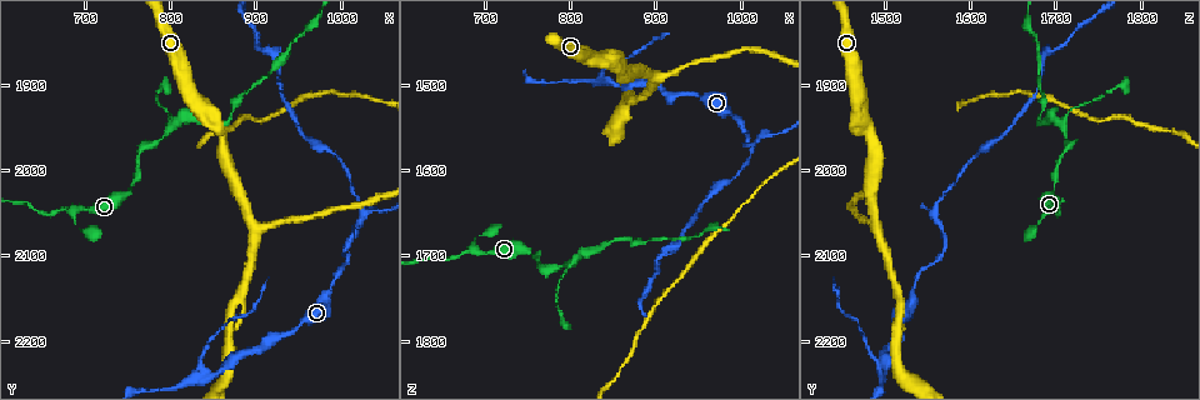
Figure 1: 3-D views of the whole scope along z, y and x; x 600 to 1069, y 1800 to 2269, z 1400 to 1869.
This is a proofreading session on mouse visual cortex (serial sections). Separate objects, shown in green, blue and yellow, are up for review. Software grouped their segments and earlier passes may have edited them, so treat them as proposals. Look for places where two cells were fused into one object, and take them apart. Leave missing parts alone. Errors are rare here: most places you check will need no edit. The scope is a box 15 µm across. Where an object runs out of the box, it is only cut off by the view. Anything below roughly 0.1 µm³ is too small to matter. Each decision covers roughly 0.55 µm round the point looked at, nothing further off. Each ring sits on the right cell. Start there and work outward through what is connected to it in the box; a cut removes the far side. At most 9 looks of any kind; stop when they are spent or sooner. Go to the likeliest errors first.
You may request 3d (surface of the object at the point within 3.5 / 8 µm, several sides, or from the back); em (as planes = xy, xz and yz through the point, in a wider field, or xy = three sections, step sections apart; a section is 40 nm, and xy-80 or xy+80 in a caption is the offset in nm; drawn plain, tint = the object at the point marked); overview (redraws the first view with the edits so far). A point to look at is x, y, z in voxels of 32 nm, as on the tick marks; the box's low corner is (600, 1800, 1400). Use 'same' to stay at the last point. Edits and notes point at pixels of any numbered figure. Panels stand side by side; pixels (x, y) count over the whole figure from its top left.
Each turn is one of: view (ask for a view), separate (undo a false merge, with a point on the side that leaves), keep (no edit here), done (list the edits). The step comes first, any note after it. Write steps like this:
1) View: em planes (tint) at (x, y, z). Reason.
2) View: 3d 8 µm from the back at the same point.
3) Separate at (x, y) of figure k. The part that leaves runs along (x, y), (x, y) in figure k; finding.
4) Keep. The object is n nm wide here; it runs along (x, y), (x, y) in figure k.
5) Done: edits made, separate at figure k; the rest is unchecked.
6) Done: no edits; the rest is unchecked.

View: 3d 8 µm at (680, 2045, 1690). Thin neck.

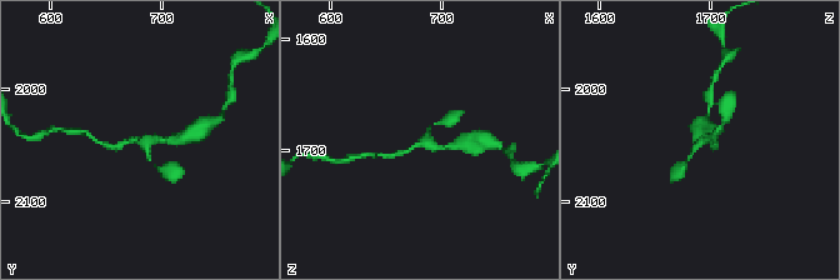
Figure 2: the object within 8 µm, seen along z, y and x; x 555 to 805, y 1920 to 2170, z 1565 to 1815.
View: 3d 3.5 µm at (682, 2046, 1692). Zoom in.

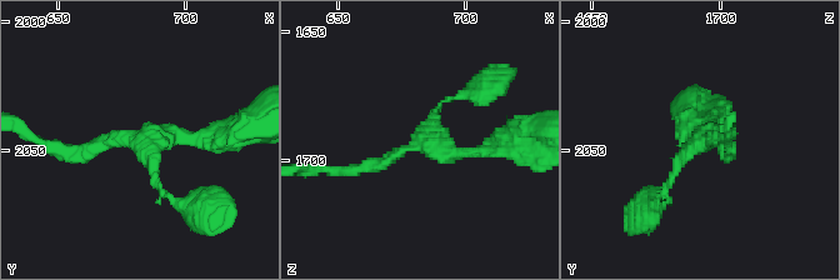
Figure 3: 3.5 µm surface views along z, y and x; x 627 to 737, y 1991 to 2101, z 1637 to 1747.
View: em xy step 3 (tint) at (684, 2046, 1693). 3 arms meet here; the arms are 100, 200, 200 nm wide.

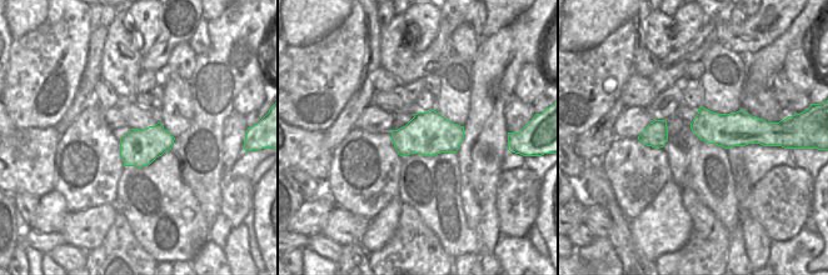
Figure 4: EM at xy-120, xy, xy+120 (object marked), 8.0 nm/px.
Keep. It runs along (705, 138), (676, 164), (654, 203) in figure 3; continuous, no second cell.

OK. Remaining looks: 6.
View: em xy step 5 (tint) at (1025, 2045, 1560). Three-way junction.

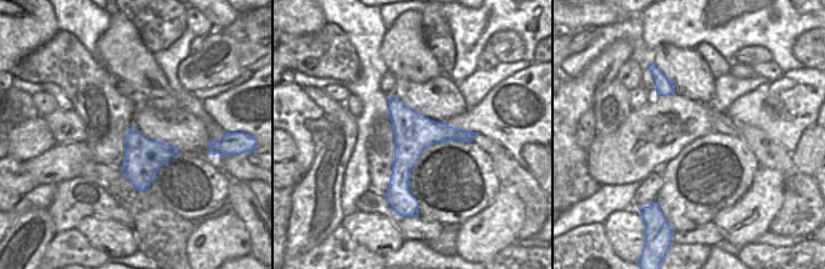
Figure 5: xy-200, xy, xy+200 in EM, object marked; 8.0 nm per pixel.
View: 3d 3.5 µm at the same point. Wider look.

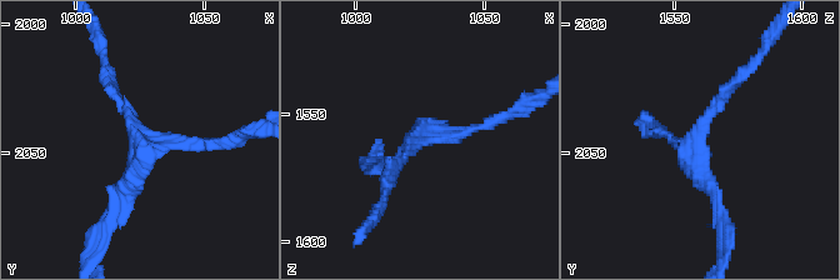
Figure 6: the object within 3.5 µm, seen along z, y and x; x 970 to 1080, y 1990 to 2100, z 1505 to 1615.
Keep. The object is 320 nm wide here; it runs along (394, 100), (404, 119), (403, 202) in figure 5; one cell here.

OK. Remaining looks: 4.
View: 3d 3.5 µm from the back at (845, 2240, 1500). Arms part here.

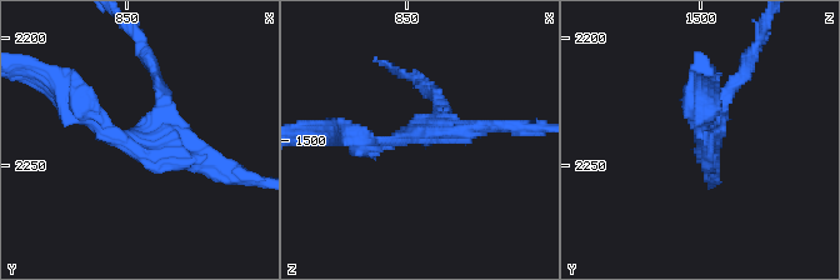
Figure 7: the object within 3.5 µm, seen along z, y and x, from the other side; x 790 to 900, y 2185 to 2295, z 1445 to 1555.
View: em xy step 3 (tint) at (846, 2243, 1499).

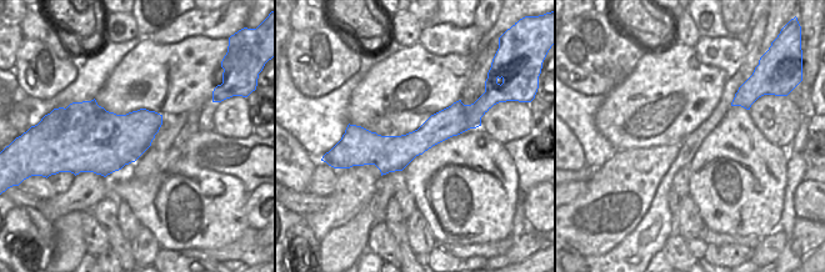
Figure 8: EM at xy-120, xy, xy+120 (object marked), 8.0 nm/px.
Keep. Continuous, no second cell.

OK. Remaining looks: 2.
View: 3d 3.5 µm at (900, 2065, 1490). Branch point.

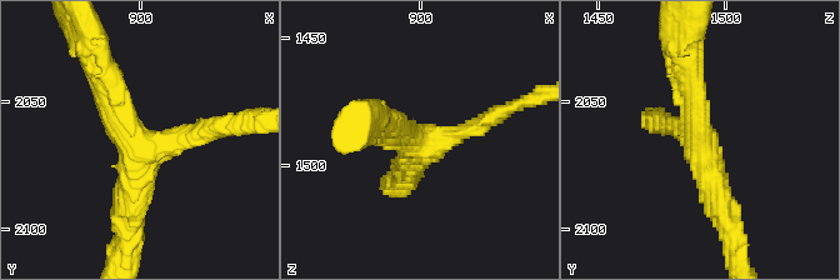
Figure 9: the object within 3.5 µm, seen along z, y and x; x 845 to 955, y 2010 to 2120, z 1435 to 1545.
View: em planes (tint) at (900, 2068, 1491). 3 arms meet here; the arms are 250, 350, 400 nm wide.

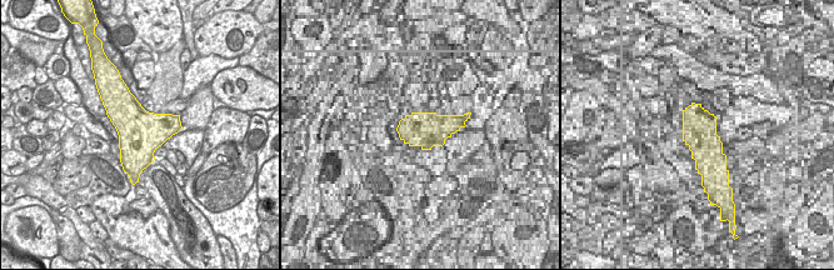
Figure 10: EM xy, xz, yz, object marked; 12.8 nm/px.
Keep. It runs along (689, 74), (701, 154), (730, 224) in figure 9; all the same cell.

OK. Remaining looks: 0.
Done: no edits; the rest is unchecked.

